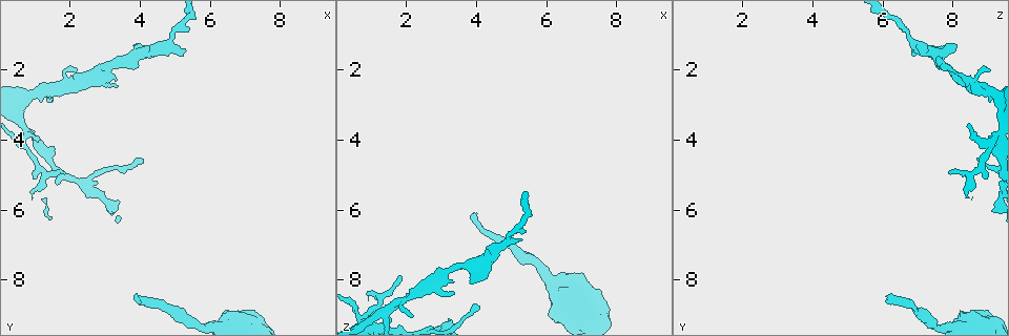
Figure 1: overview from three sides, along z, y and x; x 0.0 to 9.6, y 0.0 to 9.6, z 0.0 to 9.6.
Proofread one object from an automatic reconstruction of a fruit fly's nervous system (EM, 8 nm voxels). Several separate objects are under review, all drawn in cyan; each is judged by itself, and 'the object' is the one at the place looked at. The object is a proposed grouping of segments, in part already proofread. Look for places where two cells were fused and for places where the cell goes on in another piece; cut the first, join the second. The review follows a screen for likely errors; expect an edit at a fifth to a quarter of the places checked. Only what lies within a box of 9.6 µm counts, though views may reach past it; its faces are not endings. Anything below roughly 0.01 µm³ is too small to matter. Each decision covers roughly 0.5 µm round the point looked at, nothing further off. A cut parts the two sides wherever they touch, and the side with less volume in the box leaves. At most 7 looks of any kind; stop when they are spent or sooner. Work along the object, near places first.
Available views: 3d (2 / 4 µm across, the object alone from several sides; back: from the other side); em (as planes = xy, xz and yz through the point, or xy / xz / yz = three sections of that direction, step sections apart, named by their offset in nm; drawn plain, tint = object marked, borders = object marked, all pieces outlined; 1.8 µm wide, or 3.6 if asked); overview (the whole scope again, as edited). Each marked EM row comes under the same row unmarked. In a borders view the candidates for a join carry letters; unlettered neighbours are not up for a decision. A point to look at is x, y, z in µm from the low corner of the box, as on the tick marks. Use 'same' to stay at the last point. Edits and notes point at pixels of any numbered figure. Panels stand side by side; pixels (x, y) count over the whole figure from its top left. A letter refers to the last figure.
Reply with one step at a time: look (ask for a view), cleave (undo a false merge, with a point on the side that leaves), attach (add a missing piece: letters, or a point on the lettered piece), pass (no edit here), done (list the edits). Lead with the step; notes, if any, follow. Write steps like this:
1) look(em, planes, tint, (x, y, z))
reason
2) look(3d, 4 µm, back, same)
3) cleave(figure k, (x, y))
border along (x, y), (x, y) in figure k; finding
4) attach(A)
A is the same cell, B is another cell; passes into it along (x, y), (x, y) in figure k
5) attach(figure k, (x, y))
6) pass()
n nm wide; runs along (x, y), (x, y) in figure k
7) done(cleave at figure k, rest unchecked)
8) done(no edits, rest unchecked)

look(3d, 4 µm, (2.35, 2.30, 8.40))
arms run side by side

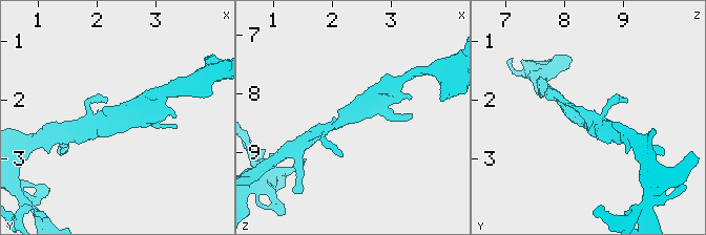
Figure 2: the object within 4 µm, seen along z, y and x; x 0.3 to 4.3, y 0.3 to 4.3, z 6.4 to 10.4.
look(em, planes, borders, (2.30, 2.40, 8.40))

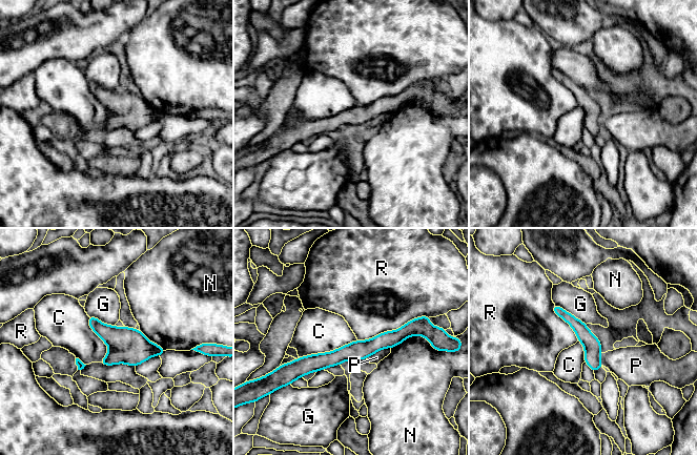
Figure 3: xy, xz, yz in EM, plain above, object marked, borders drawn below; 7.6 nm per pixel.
pass()
130 nm wide; C, G, N, P and R are other cells; border along (356, 339), (300, 358) in figure 3; all the same cell

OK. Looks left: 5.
look(3d, 4 µm, (5.30, 1.50, 6.90))
free end

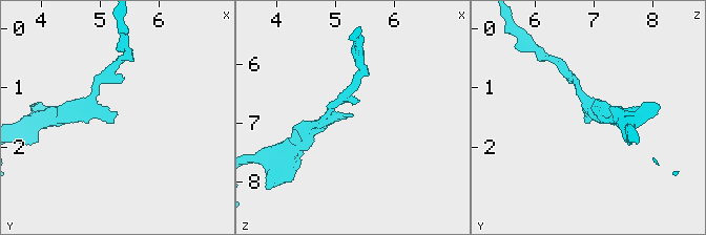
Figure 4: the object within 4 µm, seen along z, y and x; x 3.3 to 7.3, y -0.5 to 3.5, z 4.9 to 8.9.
look(em, planes, borders, (5.30, 1.45, 6.85))

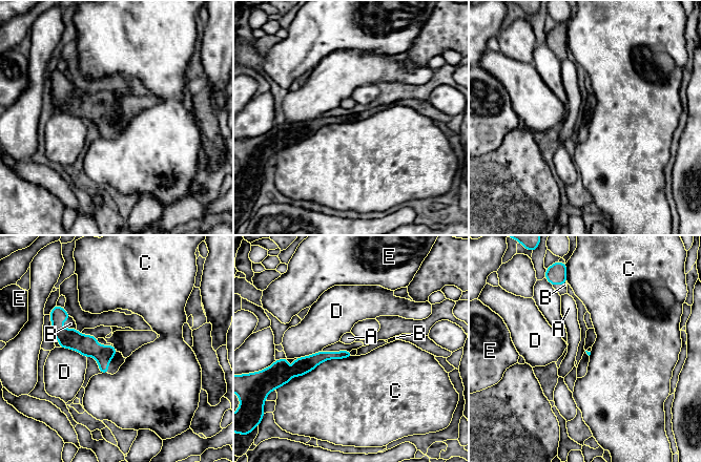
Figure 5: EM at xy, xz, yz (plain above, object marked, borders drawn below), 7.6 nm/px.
attach(B)
B is the same cell, A, C, D and E are other cells; passes into it along (70, 338), (66, 329), (70, 323) in figure 5; the cell continues

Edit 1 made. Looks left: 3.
look(overview)
redraw

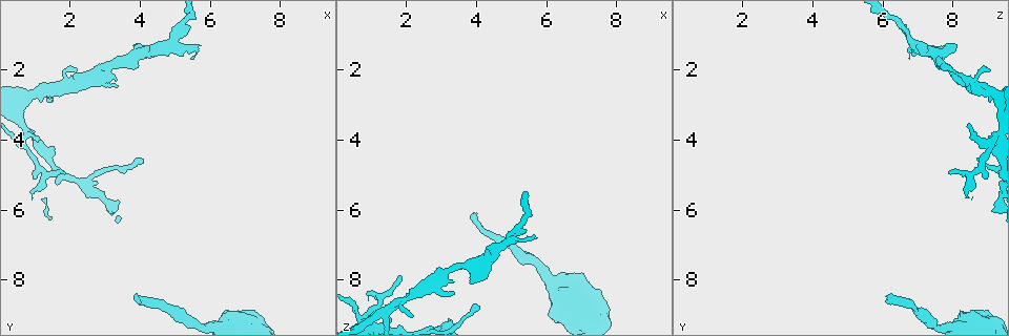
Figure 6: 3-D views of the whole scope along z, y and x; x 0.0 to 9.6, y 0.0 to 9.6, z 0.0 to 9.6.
look(3d, 4 µm, (3.90, 8.50, 6.10))
an open end

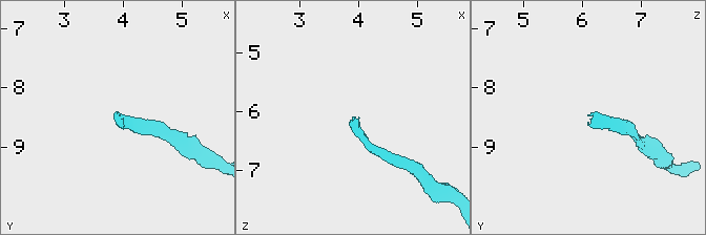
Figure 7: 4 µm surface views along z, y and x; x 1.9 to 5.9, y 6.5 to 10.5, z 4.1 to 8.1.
look(em, xy, step 8, borders, (3.90, 8.45, 6.15))
now the EM

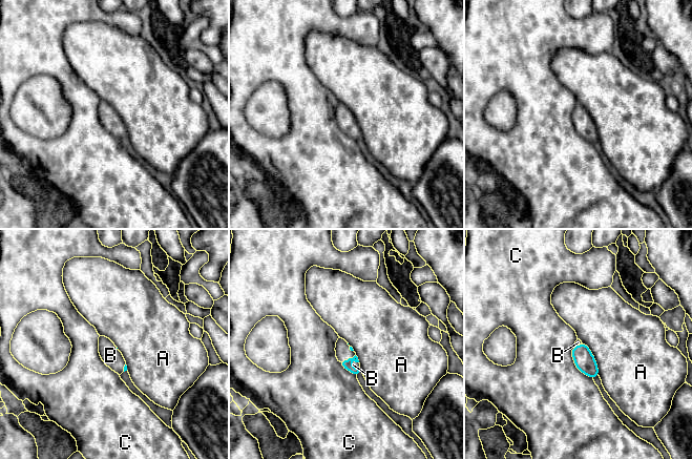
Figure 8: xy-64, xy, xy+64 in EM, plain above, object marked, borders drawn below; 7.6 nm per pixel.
attach(B)
B is the same cell, A and C are other cells; passes into it along (346, 363), (347, 359), (342, 350) in figure 8; it goes on there

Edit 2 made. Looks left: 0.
done(attach at figure 5, attach at figure 8, rest unchecked)

